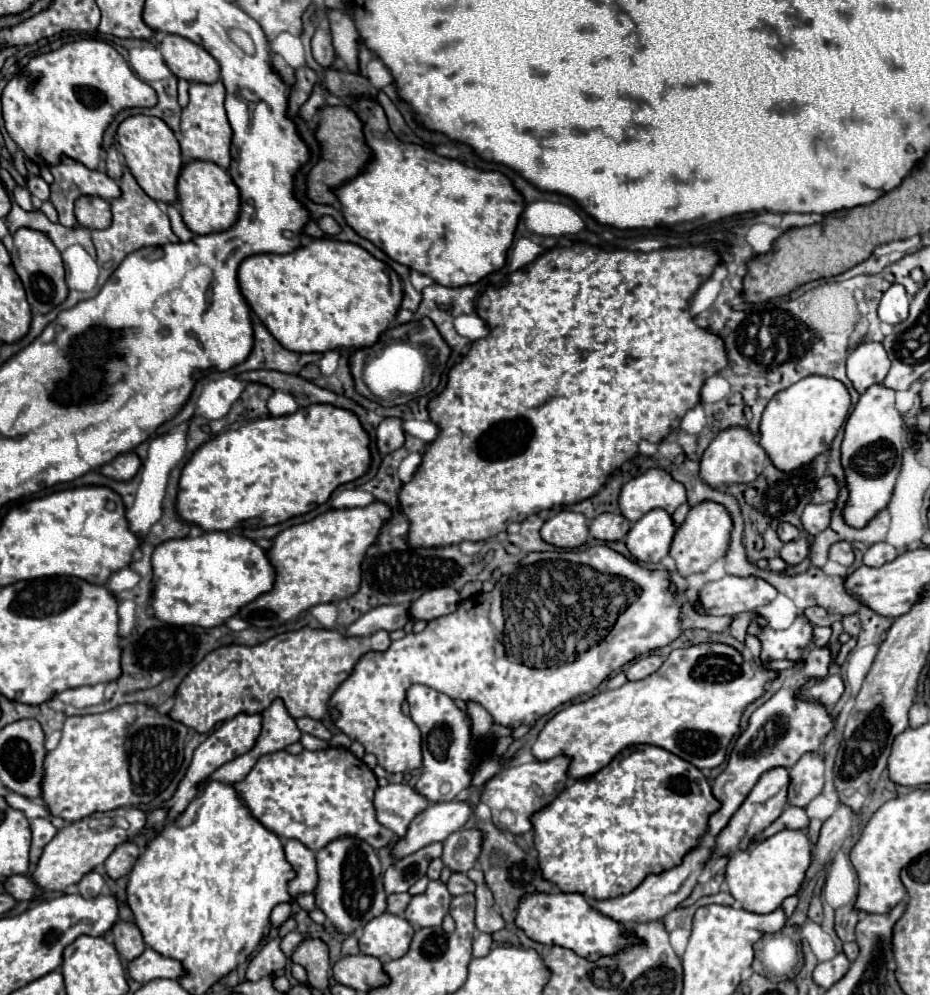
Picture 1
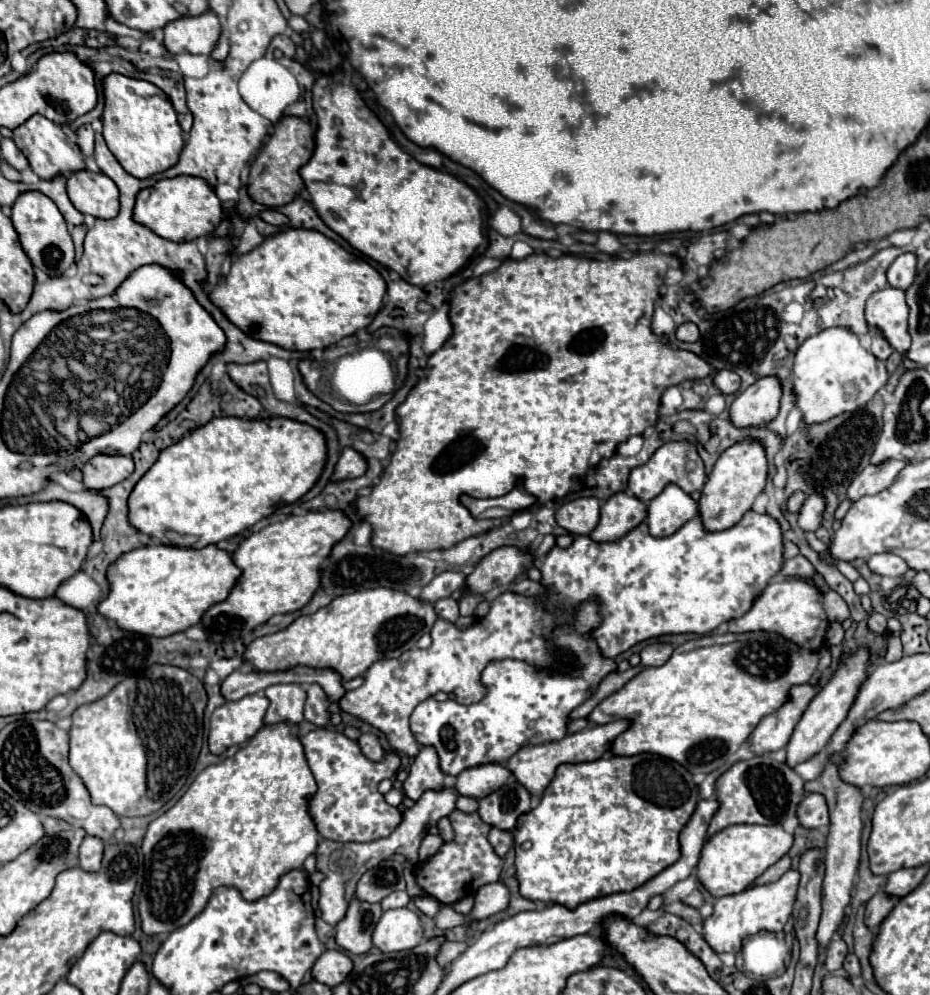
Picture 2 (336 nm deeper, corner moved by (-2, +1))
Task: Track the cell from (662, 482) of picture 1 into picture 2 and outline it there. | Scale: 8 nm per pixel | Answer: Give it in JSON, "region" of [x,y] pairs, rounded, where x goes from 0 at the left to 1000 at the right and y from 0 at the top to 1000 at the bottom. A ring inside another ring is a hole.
{"region":[[[737,441],[734,443],[717,443],[698,459],[696,465],[691,465],[691,467],[687,467],[687,469],[683,469],[678,473],[678,477],[676,477],[676,493],[683,499],[687,499],[689,504],[698,506],[700,502],[704,502],[713,493],[713,489],[717,485],[726,485],[734,493],[745,495],[745,493],[756,491],[758,481],[760,481],[758,469],[756,469],[756,463],[754,463],[754,459],[749,455],[749,447],[747,445],[737,443]]]}

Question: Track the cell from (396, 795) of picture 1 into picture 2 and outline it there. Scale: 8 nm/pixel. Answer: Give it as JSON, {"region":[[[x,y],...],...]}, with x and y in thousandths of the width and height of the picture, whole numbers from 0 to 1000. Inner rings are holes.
{"region":[[[453,751],[433,793],[440,803],[448,805],[459,793],[474,793],[478,789],[478,777],[472,771],[472,759],[466,751]]]}

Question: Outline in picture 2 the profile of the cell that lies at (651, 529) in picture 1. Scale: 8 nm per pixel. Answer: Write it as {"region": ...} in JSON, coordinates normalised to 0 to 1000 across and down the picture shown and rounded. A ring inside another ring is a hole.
{"region":[[[717,487],[711,497],[698,504],[696,528],[702,540],[724,538],[732,528],[752,516],[749,504],[728,487]]]}

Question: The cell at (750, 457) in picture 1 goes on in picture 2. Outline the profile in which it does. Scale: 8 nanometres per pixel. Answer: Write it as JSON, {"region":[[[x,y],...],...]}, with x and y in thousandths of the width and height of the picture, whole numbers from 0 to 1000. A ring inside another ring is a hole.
{"region":[[[825,377],[814,381],[808,389],[797,393],[790,403],[786,405],[786,423],[792,429],[803,427],[818,427],[820,423],[833,421],[838,413],[842,391],[840,383],[833,377]]]}

